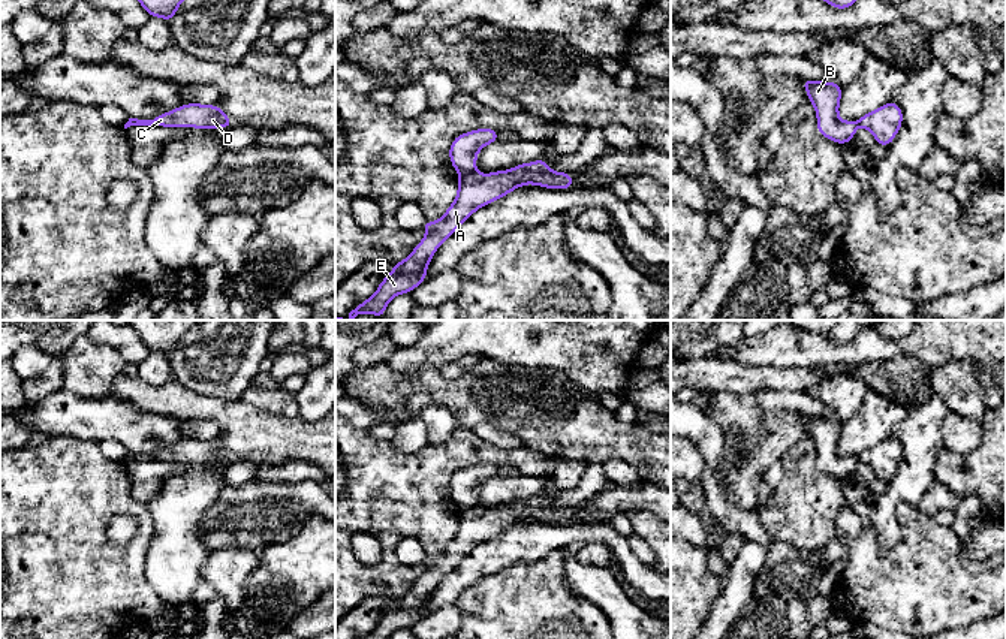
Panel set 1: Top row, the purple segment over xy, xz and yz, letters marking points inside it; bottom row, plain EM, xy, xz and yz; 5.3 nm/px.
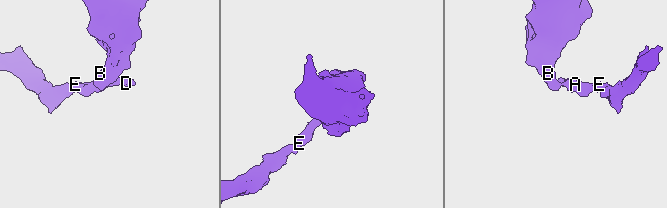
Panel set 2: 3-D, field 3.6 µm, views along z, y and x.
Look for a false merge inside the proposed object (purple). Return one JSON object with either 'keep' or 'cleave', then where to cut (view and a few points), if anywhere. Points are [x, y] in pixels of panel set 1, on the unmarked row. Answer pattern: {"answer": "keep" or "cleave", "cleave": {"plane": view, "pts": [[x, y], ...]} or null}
{"answer": "cleave", "cleave": {"plane": "xz", "pts": [[473, 506], [461, 511]]}}

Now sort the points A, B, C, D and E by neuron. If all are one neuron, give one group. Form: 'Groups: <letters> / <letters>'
Groups: A C D E / B

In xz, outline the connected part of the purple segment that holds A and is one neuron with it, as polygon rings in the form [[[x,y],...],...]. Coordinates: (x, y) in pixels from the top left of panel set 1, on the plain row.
[[[545,494],[494,509],[472,507],[461,510],[457,533],[445,551],[439,557],[424,557],[421,560],[427,566],[427,572],[407,594],[391,600],[394,606],[380,617],[376,629],[361,639],[388,639],[400,629],[410,629],[427,614],[427,602],[437,582],[476,545],[528,518],[548,524],[570,524],[575,521],[572,510],[552,507]]]

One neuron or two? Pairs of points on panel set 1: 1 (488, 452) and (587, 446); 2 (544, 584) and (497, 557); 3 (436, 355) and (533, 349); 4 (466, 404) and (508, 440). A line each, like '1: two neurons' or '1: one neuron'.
1: two neurons
2: two neurons
3: one neuron
4: two neurons

